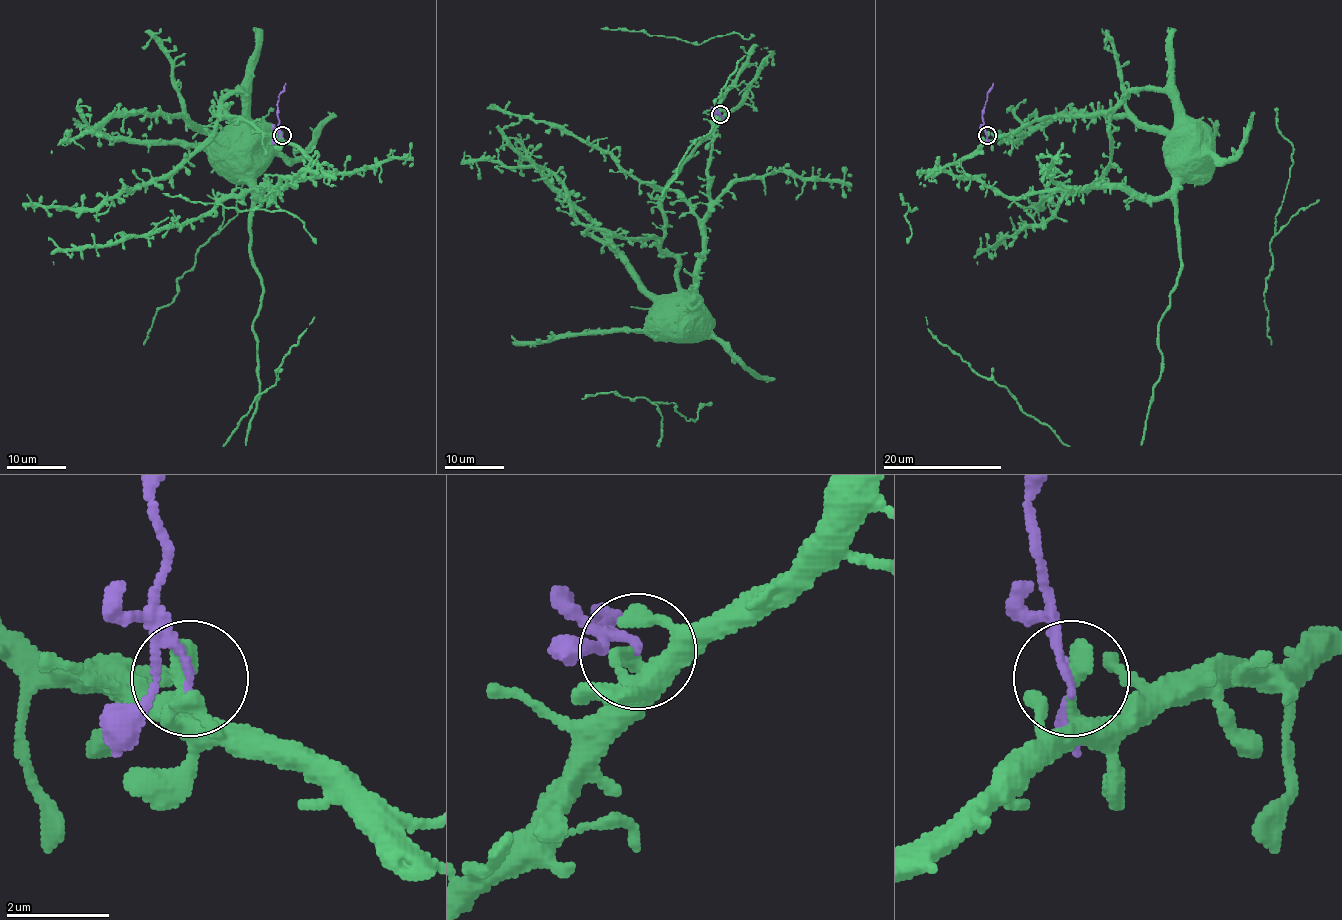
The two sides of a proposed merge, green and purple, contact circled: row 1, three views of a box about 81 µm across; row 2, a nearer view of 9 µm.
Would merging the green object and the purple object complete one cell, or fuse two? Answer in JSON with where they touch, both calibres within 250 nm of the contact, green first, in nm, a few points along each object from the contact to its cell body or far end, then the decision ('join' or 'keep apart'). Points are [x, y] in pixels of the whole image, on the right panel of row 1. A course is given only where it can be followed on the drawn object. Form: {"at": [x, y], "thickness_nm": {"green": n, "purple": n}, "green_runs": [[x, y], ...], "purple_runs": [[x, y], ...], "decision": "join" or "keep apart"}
{"at": [987, 135], "thickness_nm": {"green": 360, "purple": 110}, "green_runs": [[986, 134], [997, 140], [1038, 118], [1108, 112], [1132, 90], [1163, 90], [1185, 125], [1186, 139]], "purple_runs": [[986, 136], [982, 109], [992, 82]], "decision": "keep apart"}

